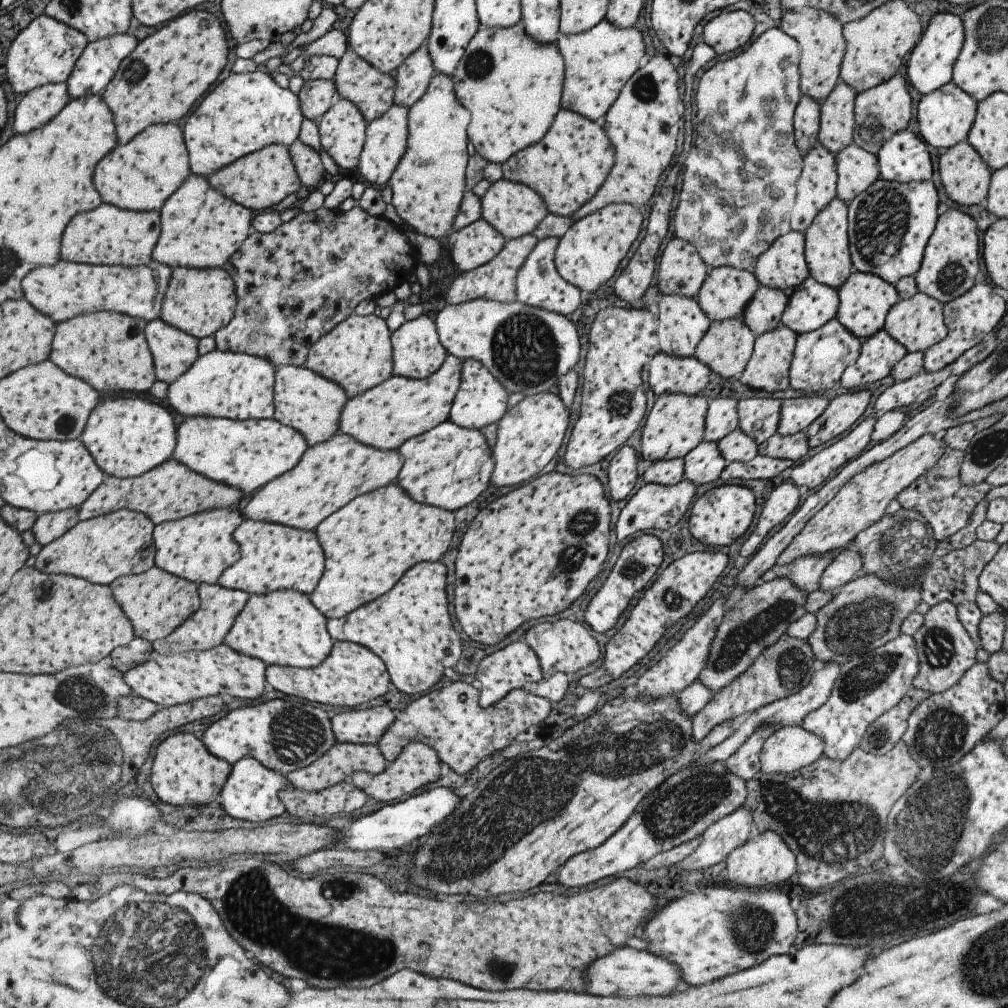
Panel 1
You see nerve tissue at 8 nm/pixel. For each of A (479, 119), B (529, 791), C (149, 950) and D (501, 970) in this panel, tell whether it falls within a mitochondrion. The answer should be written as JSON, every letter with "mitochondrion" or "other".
{"A":"other","B":"mitochondrion","C":"mitochondrion","D":"mitochondrion"}

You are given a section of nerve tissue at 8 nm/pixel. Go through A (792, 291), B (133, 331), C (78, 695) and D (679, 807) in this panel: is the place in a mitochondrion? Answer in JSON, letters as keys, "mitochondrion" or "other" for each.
{"A":"other","B":"other","C":"mitochondrion","D":"mitochondrion"}

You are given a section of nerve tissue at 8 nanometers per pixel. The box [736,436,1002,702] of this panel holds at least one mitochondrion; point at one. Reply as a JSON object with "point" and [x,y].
{"point":[860,625]}

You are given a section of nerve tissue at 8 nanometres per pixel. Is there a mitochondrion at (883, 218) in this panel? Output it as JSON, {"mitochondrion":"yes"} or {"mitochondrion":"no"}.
{"mitochondrion":"yes"}

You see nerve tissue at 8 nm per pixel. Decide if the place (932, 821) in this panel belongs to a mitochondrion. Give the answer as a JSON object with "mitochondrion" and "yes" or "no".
{"mitochondrion":"yes"}

